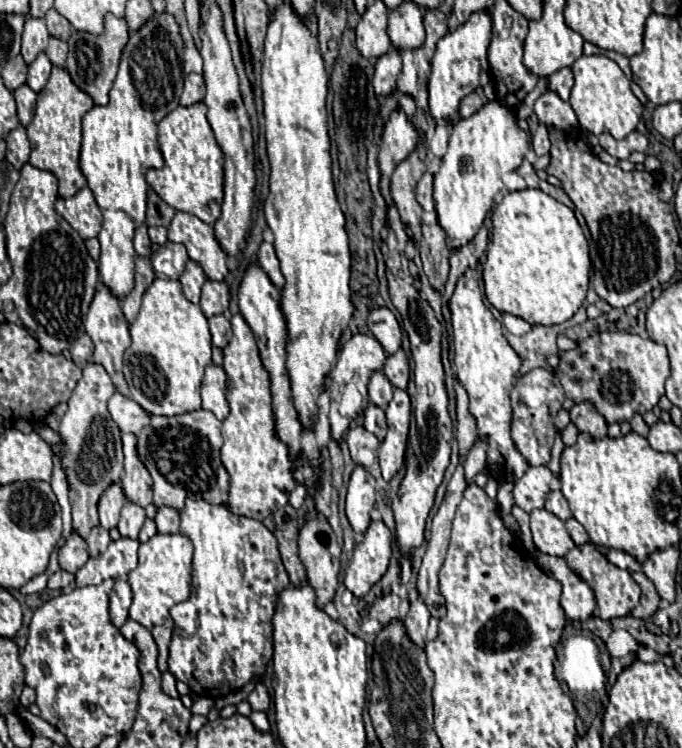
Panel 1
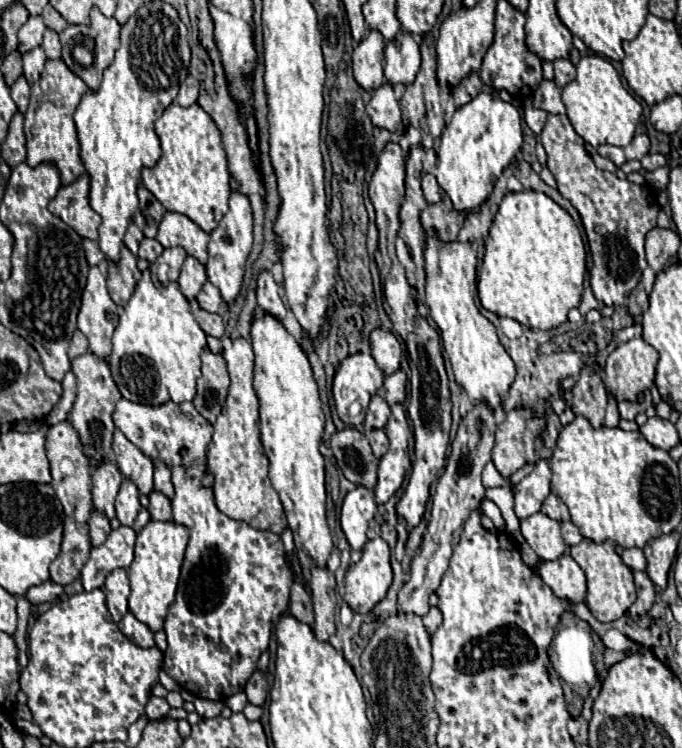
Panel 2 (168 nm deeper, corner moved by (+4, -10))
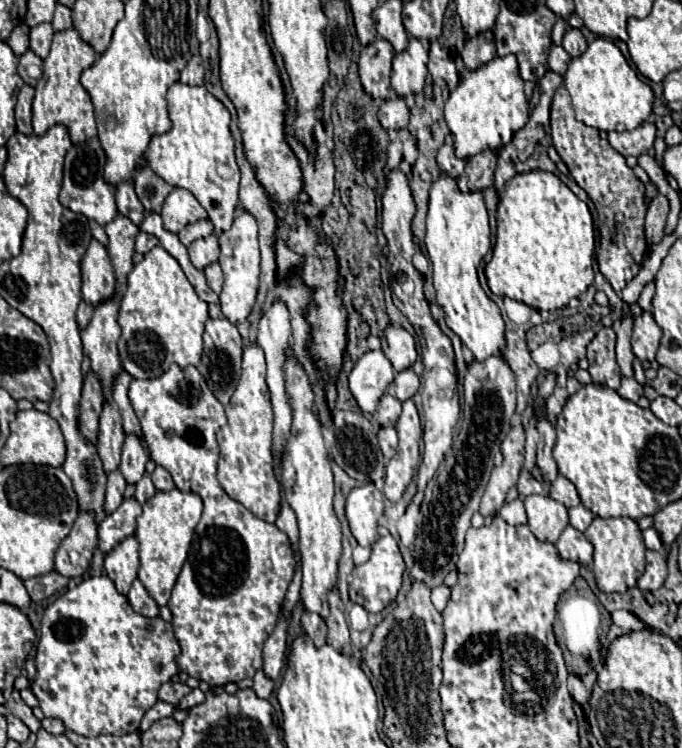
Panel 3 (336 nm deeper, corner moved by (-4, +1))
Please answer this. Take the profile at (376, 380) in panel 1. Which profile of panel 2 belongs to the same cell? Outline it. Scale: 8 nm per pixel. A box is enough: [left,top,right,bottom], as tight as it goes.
[365,396,391,428]

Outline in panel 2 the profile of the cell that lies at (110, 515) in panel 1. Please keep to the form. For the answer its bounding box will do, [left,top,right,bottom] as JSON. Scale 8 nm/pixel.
[93,460,123,518]

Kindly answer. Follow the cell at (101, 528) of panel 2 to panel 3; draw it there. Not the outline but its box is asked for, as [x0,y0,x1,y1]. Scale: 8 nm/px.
[105,471,127,515]

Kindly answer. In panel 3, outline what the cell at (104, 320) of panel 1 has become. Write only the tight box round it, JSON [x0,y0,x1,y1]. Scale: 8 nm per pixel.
[81,239,117,307]

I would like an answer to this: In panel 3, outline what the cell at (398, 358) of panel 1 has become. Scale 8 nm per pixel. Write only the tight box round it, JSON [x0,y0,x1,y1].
[391,369,419,401]

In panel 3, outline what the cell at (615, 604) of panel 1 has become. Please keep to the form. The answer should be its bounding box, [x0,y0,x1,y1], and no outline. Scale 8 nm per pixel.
[585,517,645,593]

